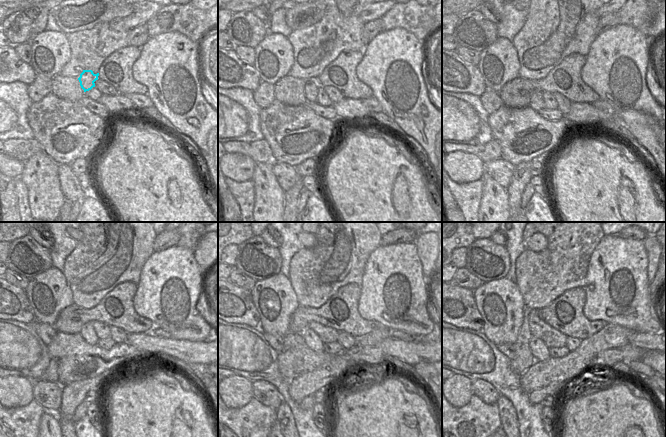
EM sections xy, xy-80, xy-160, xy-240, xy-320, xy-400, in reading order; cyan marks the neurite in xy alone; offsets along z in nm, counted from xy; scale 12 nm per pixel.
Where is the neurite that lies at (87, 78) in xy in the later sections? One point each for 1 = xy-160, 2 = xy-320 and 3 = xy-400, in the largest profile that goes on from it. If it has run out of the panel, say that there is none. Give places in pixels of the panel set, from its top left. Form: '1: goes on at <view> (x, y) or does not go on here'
1: goes on at xy-160 (536, 102)
2: goes on at xy-320 (312, 340)
3: goes on at xy-400 (540, 352)

